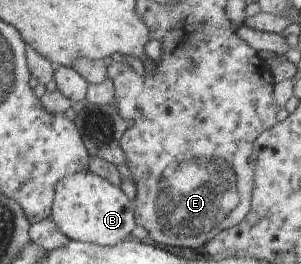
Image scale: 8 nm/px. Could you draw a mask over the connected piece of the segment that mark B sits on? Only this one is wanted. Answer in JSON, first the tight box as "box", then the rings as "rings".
{"box":[51,170,138,246],"rings":[[[89,170],[68,174],[58,182],[51,217],[70,239],[101,246],[115,246],[131,238],[138,225],[136,202],[127,198],[119,186]]]}

